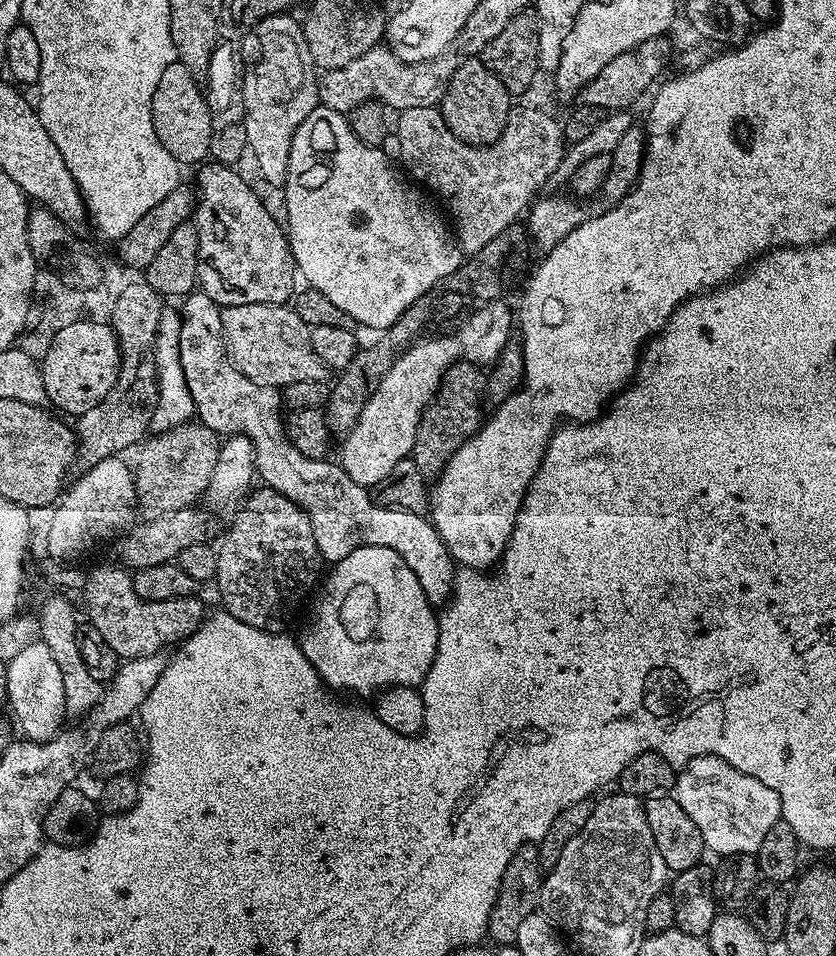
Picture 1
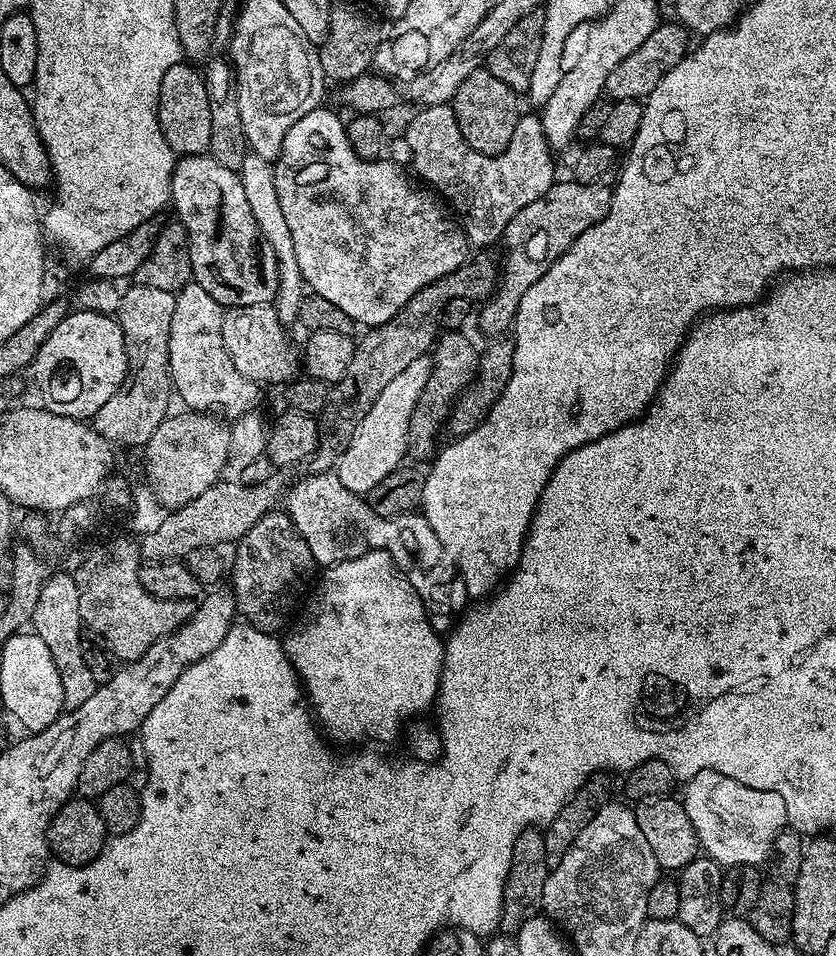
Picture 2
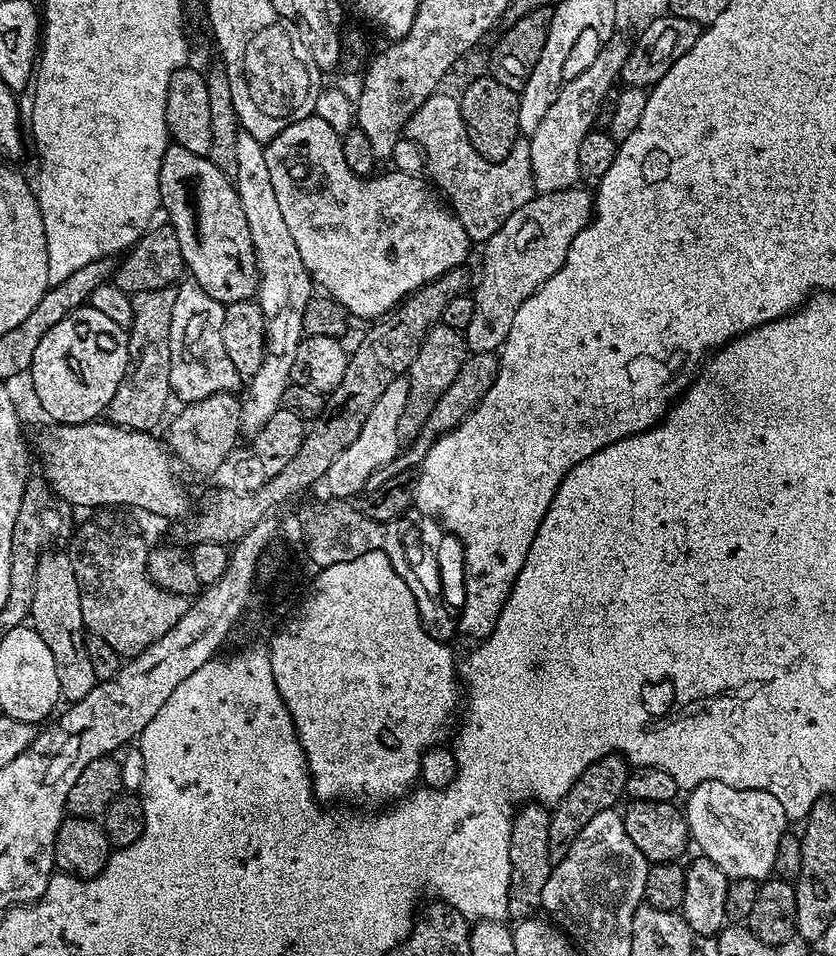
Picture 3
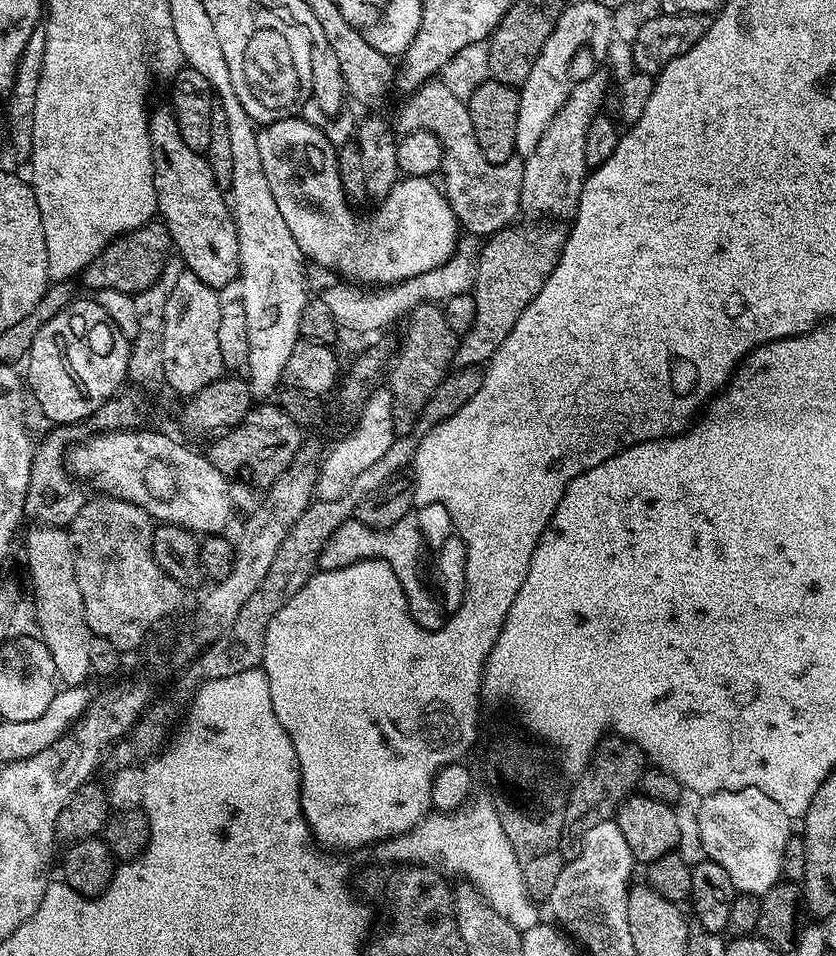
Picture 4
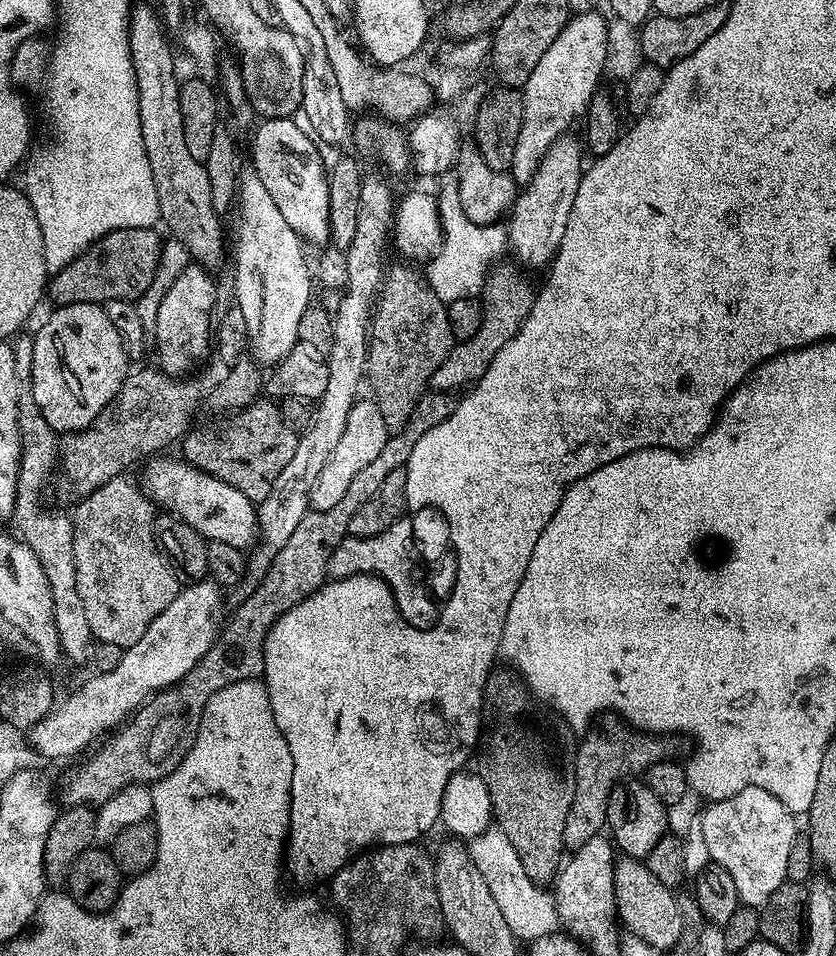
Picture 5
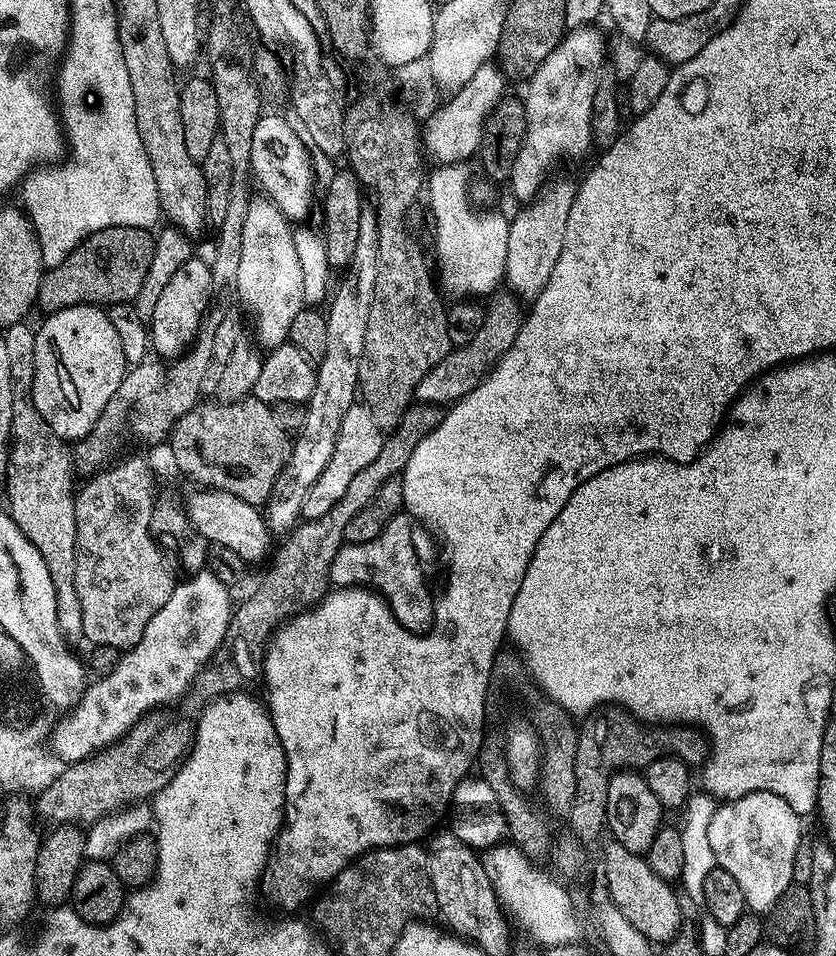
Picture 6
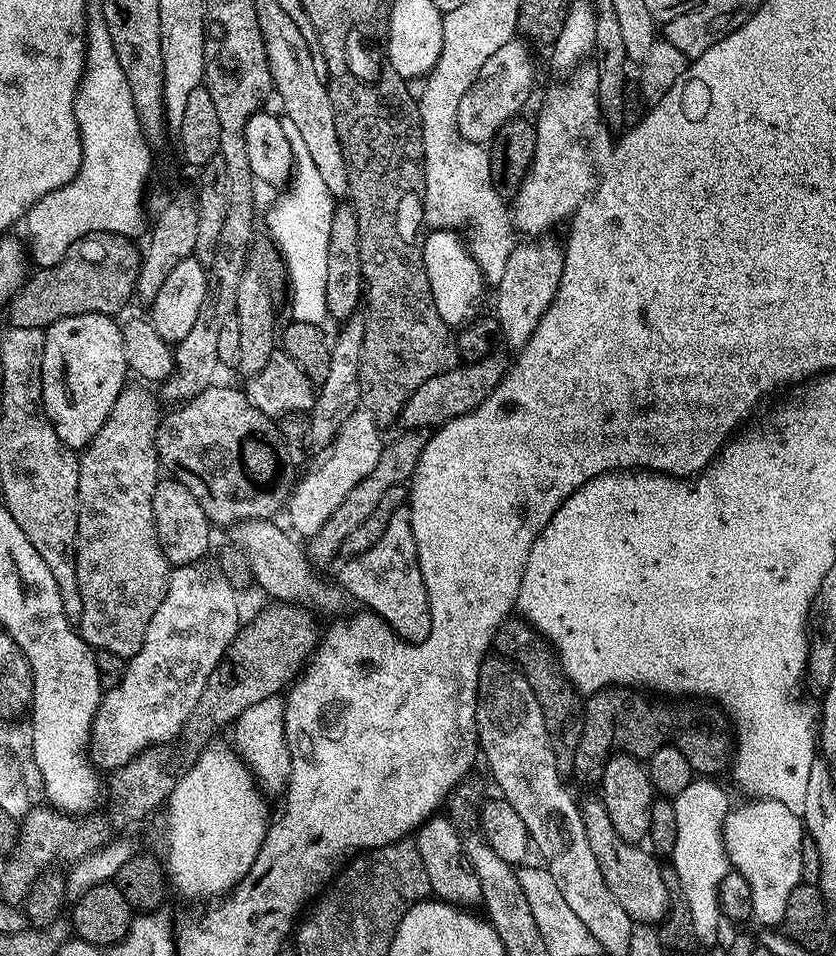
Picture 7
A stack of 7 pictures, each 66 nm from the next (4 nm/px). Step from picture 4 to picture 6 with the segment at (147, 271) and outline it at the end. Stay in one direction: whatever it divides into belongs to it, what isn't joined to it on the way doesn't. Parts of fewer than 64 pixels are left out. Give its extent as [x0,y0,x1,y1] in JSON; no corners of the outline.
[35,226,155,314]

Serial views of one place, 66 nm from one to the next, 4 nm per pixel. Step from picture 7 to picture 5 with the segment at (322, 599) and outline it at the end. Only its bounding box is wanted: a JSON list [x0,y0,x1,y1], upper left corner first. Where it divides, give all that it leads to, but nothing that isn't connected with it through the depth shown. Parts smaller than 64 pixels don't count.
[146,458,257,550]

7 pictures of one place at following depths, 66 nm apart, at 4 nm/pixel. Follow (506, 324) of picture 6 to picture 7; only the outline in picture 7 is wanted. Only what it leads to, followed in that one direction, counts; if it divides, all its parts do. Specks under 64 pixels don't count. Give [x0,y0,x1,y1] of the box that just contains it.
[399,354,510,430]

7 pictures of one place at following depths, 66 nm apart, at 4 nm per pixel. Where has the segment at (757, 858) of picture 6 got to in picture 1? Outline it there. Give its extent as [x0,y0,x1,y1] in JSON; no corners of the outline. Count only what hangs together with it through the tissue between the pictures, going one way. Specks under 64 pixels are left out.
[674,756,781,858]

